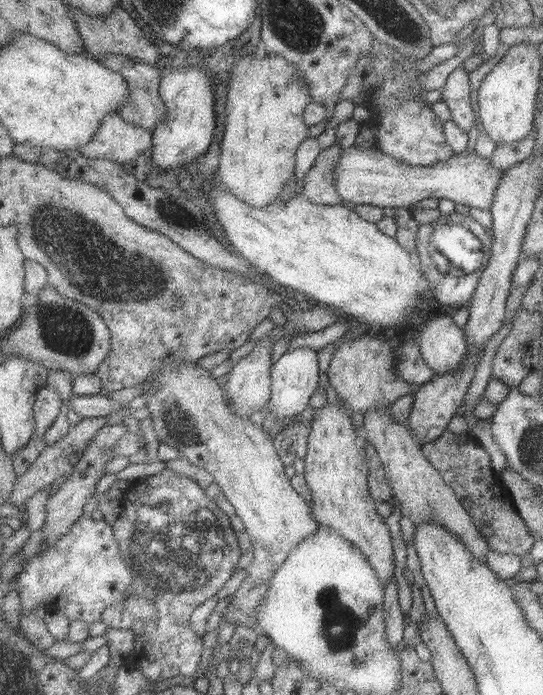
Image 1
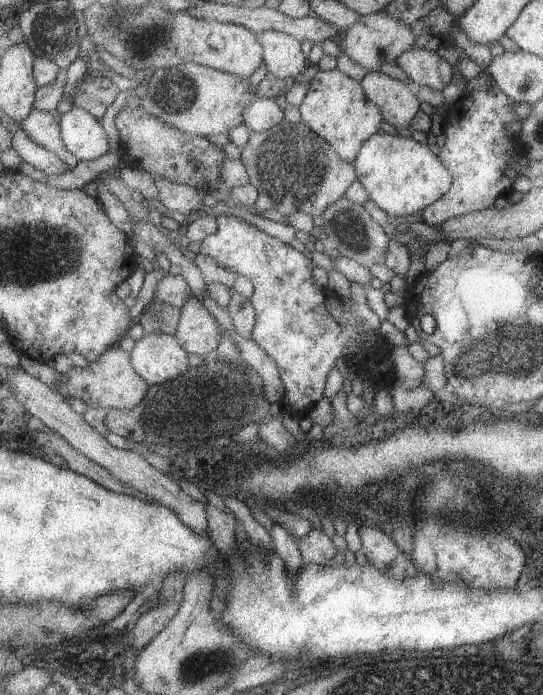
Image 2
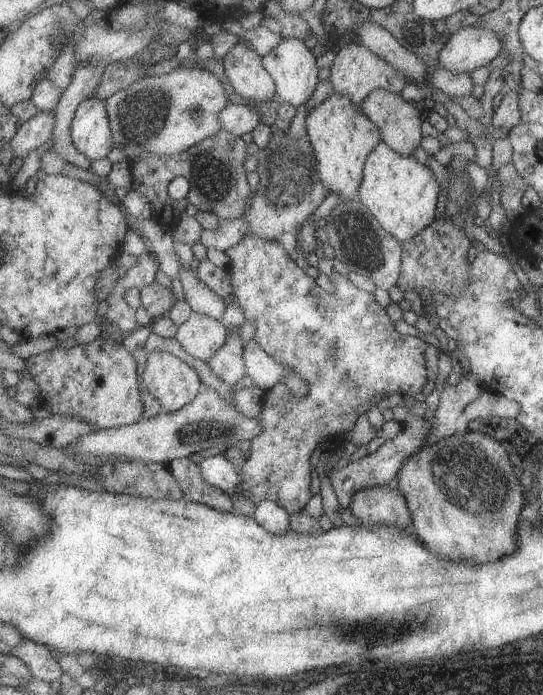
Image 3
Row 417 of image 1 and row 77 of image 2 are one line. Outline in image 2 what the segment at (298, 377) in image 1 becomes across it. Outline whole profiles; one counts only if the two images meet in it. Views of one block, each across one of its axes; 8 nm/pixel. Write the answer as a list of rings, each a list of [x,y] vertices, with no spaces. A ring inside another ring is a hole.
[[[265,30],[258,33],[263,44],[267,70],[277,78],[295,78],[305,72],[307,55],[301,48],[301,42],[295,36],[279,30]]]

